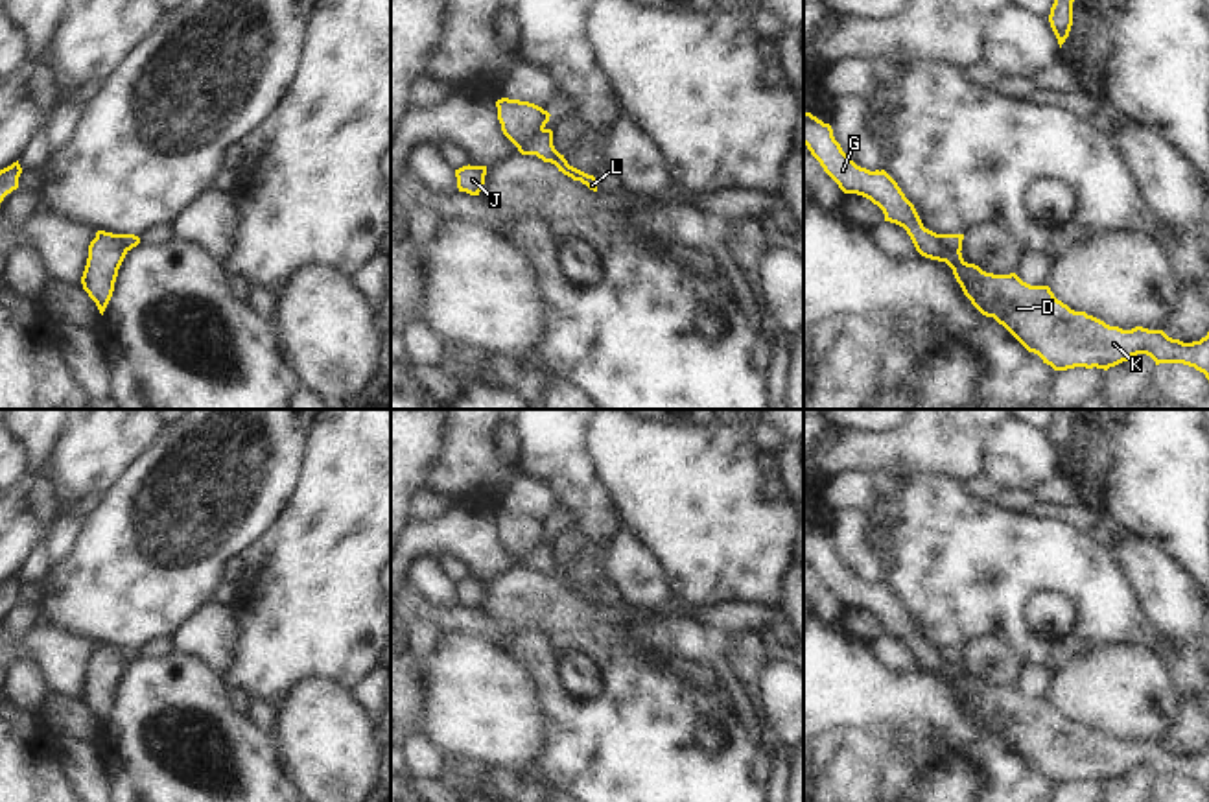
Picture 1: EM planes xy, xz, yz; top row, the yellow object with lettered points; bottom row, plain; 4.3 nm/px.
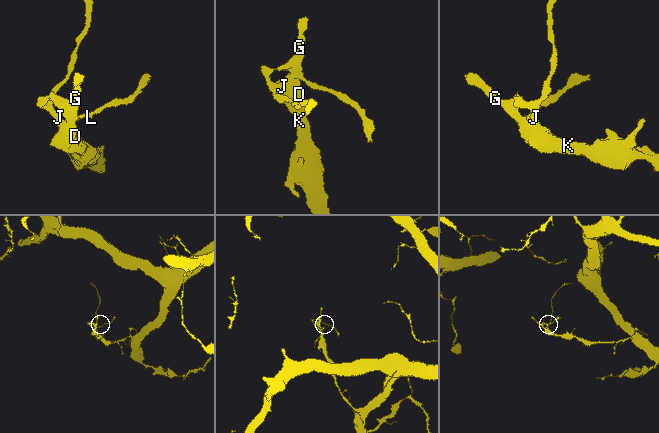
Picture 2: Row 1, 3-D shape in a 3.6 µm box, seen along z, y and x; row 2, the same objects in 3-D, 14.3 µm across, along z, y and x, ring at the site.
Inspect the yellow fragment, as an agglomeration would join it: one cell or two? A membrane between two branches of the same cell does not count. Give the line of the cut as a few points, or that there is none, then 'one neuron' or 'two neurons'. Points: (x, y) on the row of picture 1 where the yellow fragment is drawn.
xz (542, 128), (518, 150) | two neurons

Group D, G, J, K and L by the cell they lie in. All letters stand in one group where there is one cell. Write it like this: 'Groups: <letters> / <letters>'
Groups: D G J K / L

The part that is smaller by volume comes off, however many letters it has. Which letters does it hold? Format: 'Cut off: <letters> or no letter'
Cut off: L

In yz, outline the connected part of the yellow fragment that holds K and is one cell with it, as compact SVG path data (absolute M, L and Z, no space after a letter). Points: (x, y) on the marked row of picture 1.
M804 112L804 144L844 194L857 194L877 205L885 221L907 230L916 251L945 262L964 295L986 317L1003 324L1028 352L1054 371L1074 367L1104 369L1146 354L1156 365L1183 363L1209 380L1209 332L1200 341L1183 343L1163 330L1135 326L1122 330L1074 312L1054 297L1049 286L1030 286L1015 273L993 275L968 264L960 251L945 249L936 232L923 227L914 205L885 171L857 166L833 136L829 124Z

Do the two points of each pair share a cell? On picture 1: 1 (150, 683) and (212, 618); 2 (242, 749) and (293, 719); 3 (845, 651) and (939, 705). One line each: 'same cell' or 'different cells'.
1: different cells
2: different cells
3: same cell

